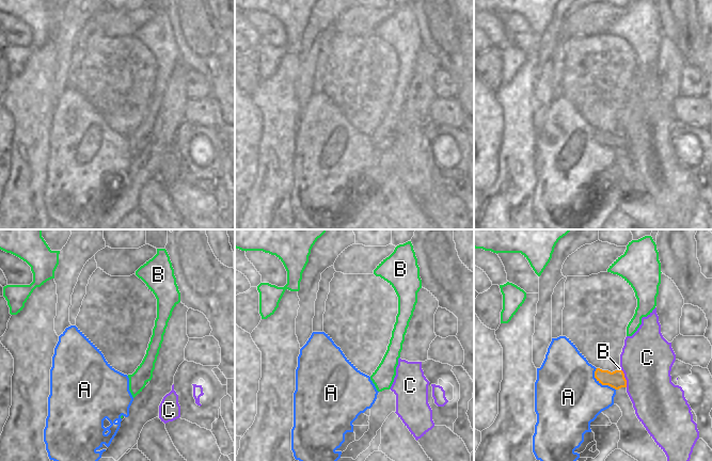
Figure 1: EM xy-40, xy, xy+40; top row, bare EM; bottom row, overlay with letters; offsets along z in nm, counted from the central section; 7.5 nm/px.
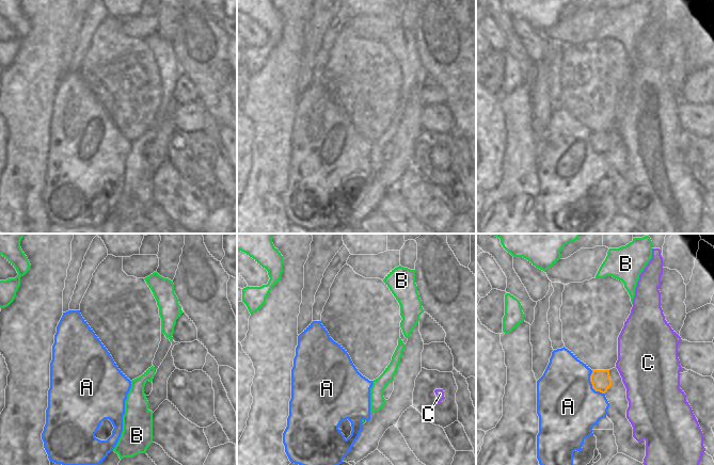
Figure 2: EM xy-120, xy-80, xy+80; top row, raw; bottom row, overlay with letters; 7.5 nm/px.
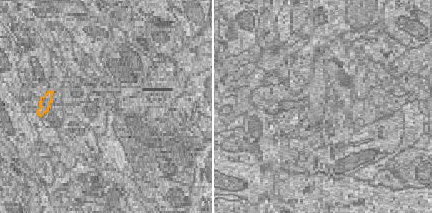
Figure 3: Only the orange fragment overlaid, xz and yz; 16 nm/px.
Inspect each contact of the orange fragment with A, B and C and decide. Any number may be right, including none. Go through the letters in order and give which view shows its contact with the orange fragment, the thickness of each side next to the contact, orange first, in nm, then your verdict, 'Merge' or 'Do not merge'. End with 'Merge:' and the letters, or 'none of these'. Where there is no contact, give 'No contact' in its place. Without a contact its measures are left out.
A: Touches orange in xy+40. Thickness 130 nm (orange) against 460 nm. Do not merge
B: Touches orange in xy+40. Thickness 130 nm (orange) against 20 nm. Do not merge
C: Touches orange in xy+40. Thickness 130 nm (orange) against 400 nm. Do not merge
Merge: none of these

